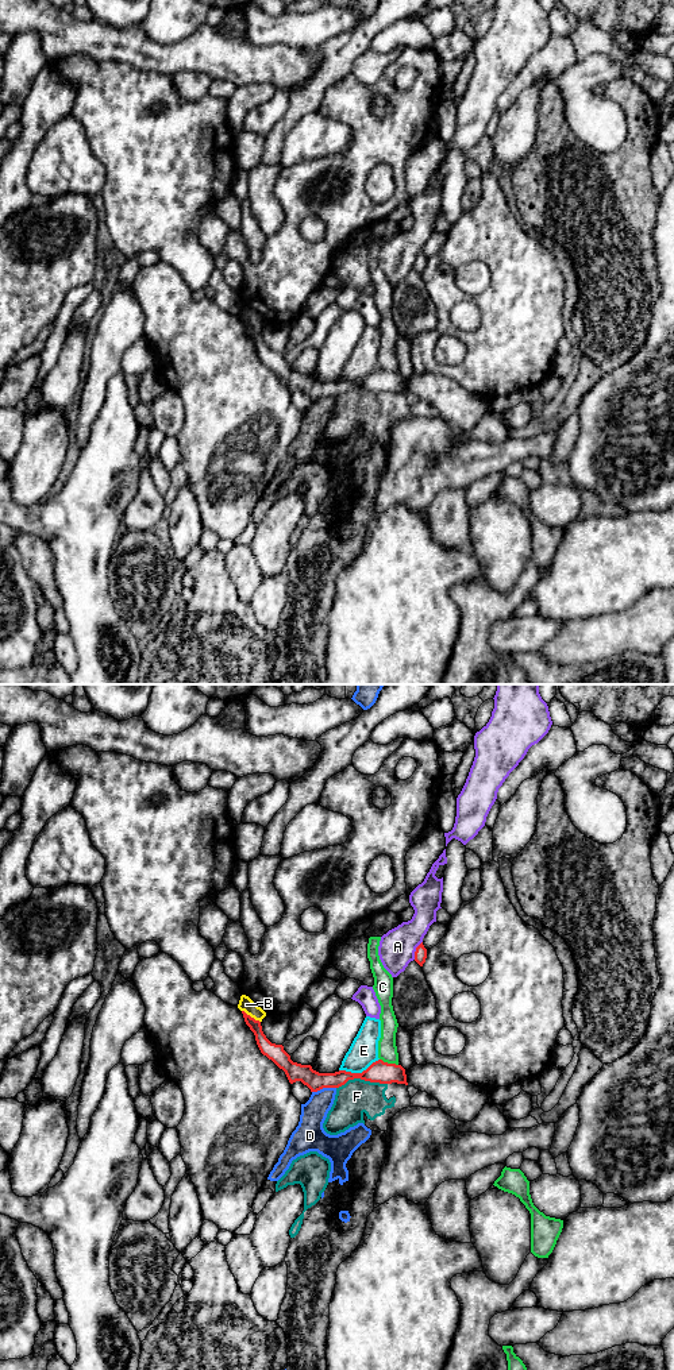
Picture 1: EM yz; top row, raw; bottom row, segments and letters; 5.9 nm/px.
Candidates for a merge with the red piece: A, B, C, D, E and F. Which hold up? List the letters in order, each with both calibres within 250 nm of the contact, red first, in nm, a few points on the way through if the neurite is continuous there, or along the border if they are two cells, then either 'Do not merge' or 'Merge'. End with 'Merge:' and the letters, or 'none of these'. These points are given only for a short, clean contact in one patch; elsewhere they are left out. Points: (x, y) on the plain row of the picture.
A: Thickness 80 nm (red) against 220 nm. Do not merge
B: Thickness 100 nm (red) against 90 nm. Do not merge
C: Thickness 130 nm (red) against 110 nm. Do not merge
D: Thickness 110 nm (red) against 160 nm. Boundary: yz (335, 396), (323, 396), (312, 401). Do not merge
E: Thickness 130 nm (red) against 170 nm. Do not merge
F: Thickness 130 nm (red) against 200 nm. Do not merge
Merge: none of these

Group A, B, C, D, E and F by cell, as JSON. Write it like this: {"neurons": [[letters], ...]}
{"neurons": [["A"], ["B"], ["C"], ["D"], ["E"], ["F"]]}

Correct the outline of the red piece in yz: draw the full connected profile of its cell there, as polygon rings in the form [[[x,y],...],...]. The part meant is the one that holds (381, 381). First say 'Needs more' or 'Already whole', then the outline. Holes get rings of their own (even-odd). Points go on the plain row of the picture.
Already whole. [[[242,320],[242,323],[246,333],[255,344],[255,350],[261,362],[285,381],[290,393],[301,390],[311,398],[311,401],[317,401],[323,397],[339,397],[344,394],[348,389],[354,387],[380,393],[397,391],[408,394],[405,378],[401,374],[388,373],[382,368],[373,371],[362,382],[351,382],[346,379],[339,379],[335,382],[319,382],[313,379],[311,374],[301,374],[293,371],[290,368],[290,364],[284,359],[282,354],[271,352],[266,347],[259,329],[255,329],[244,320]]]

